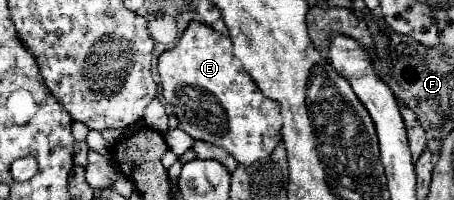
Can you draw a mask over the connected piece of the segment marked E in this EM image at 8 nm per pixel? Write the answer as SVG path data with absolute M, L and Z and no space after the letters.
M191 22L183 32L181 40L177 42L177 46L159 56L157 70L161 76L163 98L175 108L179 128L185 130L189 136L193 136L195 140L203 140L219 148L225 148L241 166L251 166L257 160L269 158L275 146L283 140L279 108L271 98L265 98L259 92L259 88L255 86L255 82L247 72L243 70L237 72L237 62L231 50L229 36L215 32L211 26Z

